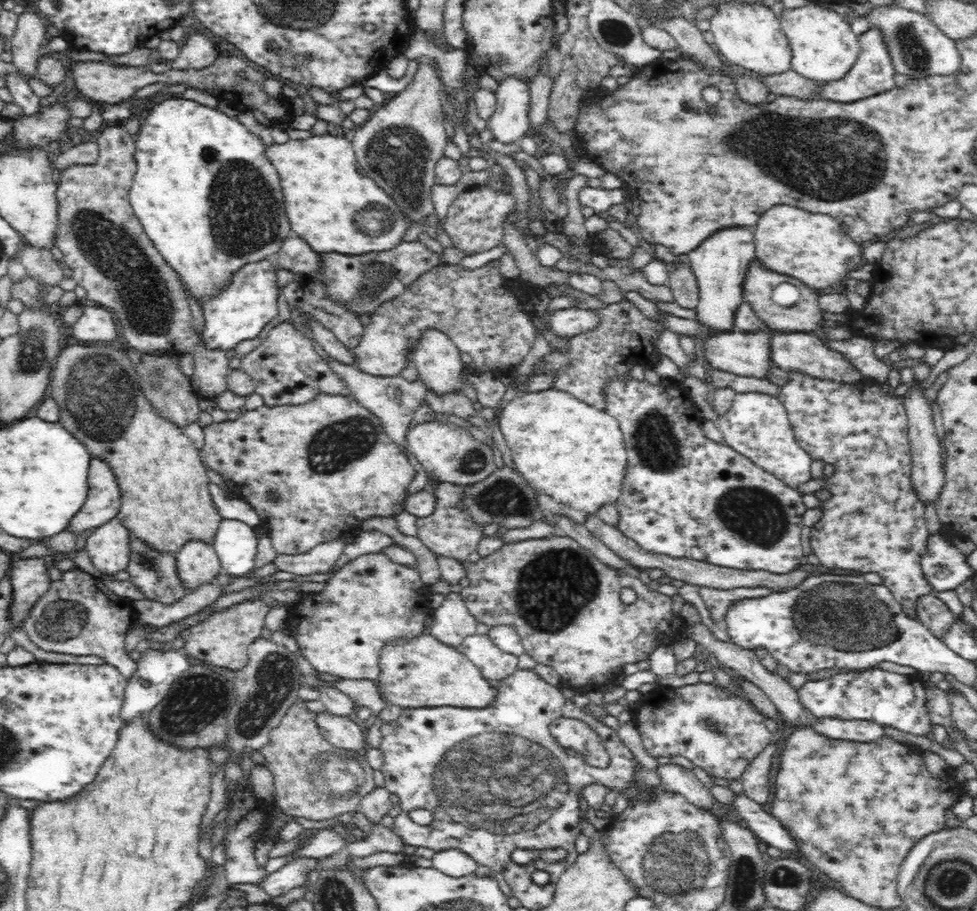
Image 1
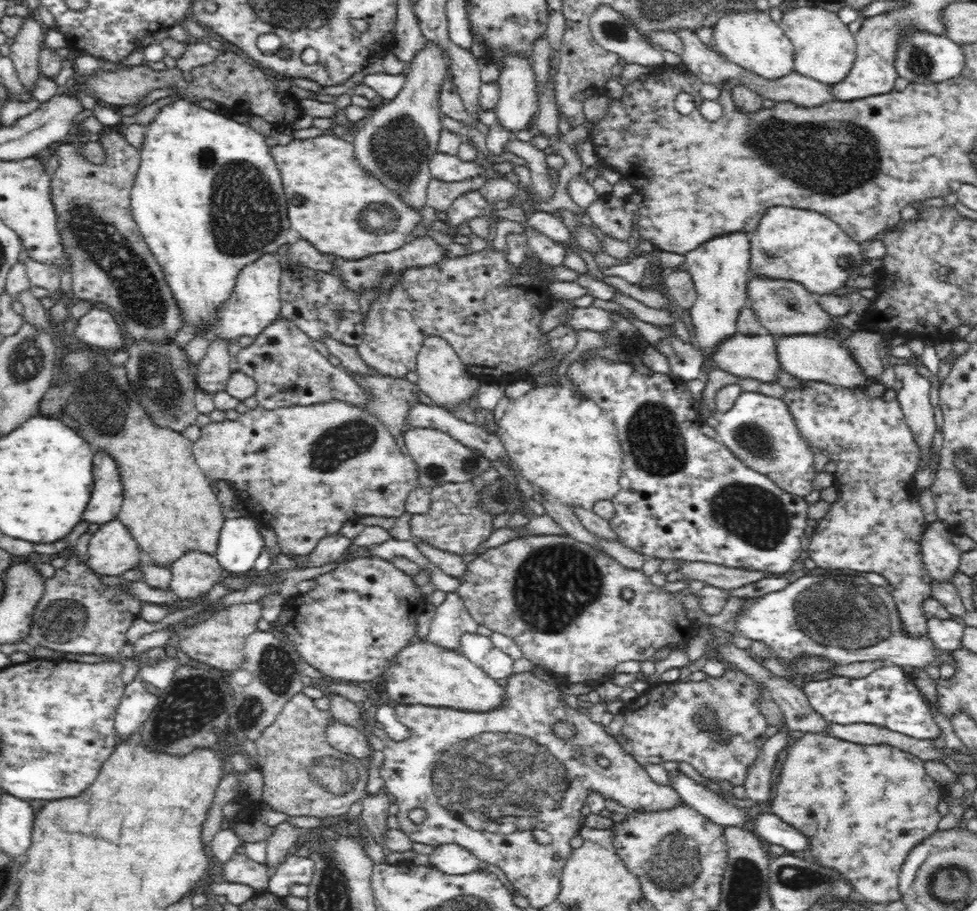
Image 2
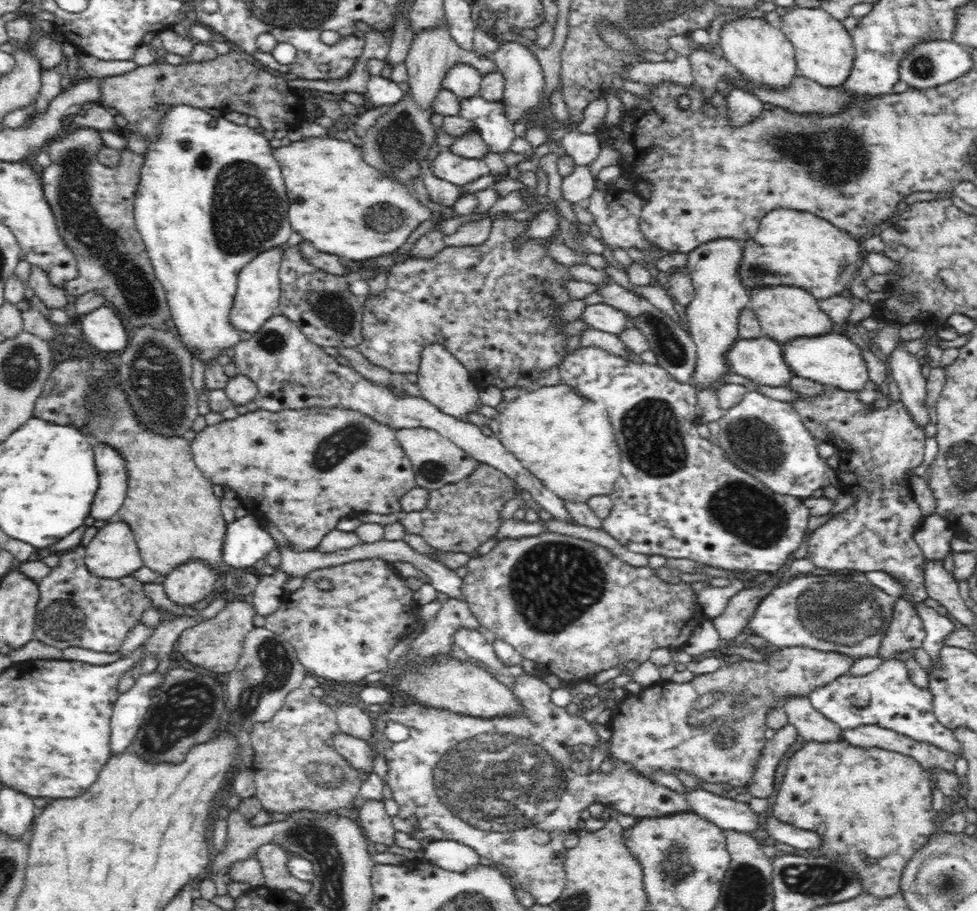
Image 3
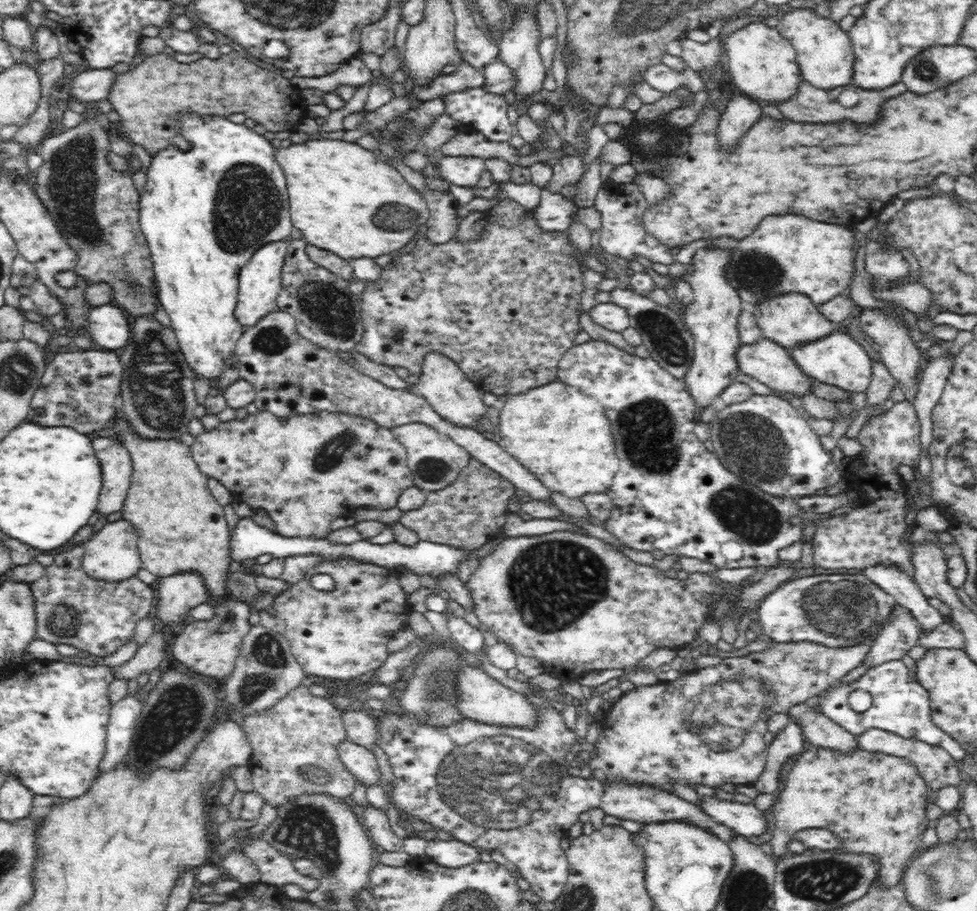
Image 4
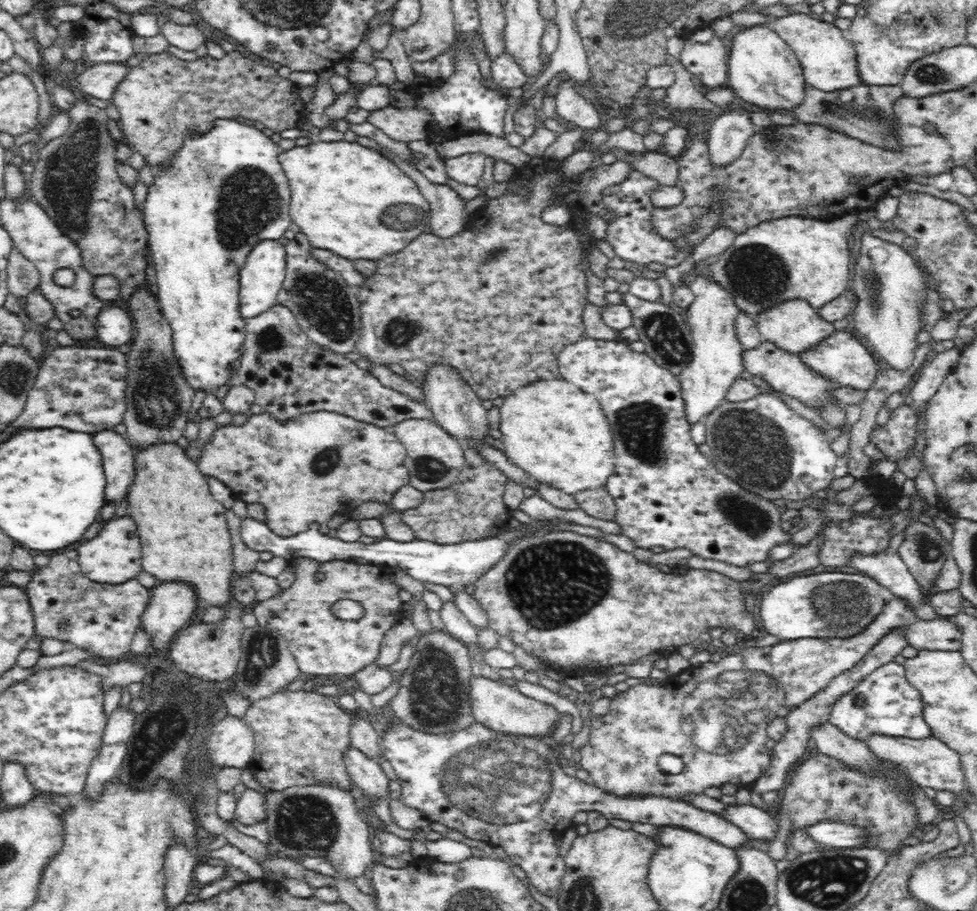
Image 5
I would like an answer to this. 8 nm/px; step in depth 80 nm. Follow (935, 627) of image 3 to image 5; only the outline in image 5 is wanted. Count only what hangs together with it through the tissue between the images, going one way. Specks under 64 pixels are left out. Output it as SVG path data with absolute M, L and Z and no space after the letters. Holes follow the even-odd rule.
M884 551L872 555L852 554L847 559L846 566L873 577L878 584L888 588L893 596L906 601L913 607L918 619L936 618L936 611L923 602L920 585L908 571L899 554L886 554L886 557Z

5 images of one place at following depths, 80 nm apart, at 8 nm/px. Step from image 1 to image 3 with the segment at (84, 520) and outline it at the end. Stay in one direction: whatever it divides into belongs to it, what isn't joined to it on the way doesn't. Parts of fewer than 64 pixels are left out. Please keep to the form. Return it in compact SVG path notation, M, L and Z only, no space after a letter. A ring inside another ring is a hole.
M93 441L92 446L96 452L95 462L100 482L96 498L92 502L90 517L96 521L112 520L117 517L127 495L126 457L122 457L121 453L105 442Z

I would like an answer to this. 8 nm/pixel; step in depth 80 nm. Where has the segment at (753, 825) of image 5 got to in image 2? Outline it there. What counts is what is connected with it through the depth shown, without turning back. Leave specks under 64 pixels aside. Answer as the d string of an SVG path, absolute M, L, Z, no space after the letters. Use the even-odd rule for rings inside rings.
M684 773L670 774L672 787L681 796L683 803L702 813L712 822L726 828L738 827L750 829L751 821L747 808L740 808L728 802L718 793L698 785Z

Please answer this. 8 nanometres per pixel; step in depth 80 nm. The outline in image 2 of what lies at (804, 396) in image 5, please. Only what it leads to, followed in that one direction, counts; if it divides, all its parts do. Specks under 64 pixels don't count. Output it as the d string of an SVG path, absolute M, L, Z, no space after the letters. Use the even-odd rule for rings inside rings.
M736 333L734 336L719 343L715 348L714 354L712 354L712 361L717 368L726 370L726 372L730 372L742 379L749 378L764 383L776 383L782 368L779 364L775 341L776 338L774 336L766 333L758 335Z

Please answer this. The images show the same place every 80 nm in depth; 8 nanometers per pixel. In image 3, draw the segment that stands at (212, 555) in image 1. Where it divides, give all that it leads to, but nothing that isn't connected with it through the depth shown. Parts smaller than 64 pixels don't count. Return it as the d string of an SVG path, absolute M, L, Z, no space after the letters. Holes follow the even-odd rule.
M194 560L169 572L161 585L174 605L190 607L209 597L214 587L218 587L220 577L218 571Z

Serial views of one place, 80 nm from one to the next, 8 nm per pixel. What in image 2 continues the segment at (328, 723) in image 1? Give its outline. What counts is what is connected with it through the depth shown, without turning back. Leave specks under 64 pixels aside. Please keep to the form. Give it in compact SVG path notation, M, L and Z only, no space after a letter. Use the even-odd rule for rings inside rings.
M334 720L334 726L330 726L327 730L327 739L336 750L357 760L372 756L373 749L368 743L367 732L362 732L356 727L342 725Z

